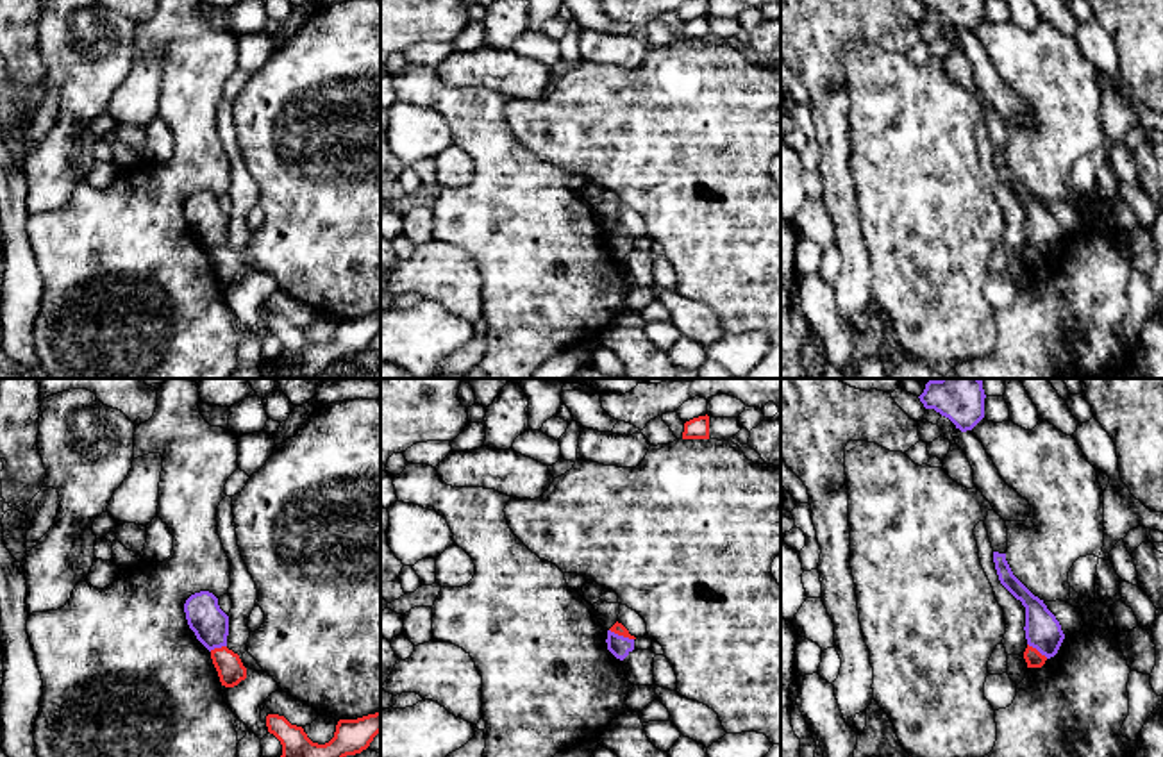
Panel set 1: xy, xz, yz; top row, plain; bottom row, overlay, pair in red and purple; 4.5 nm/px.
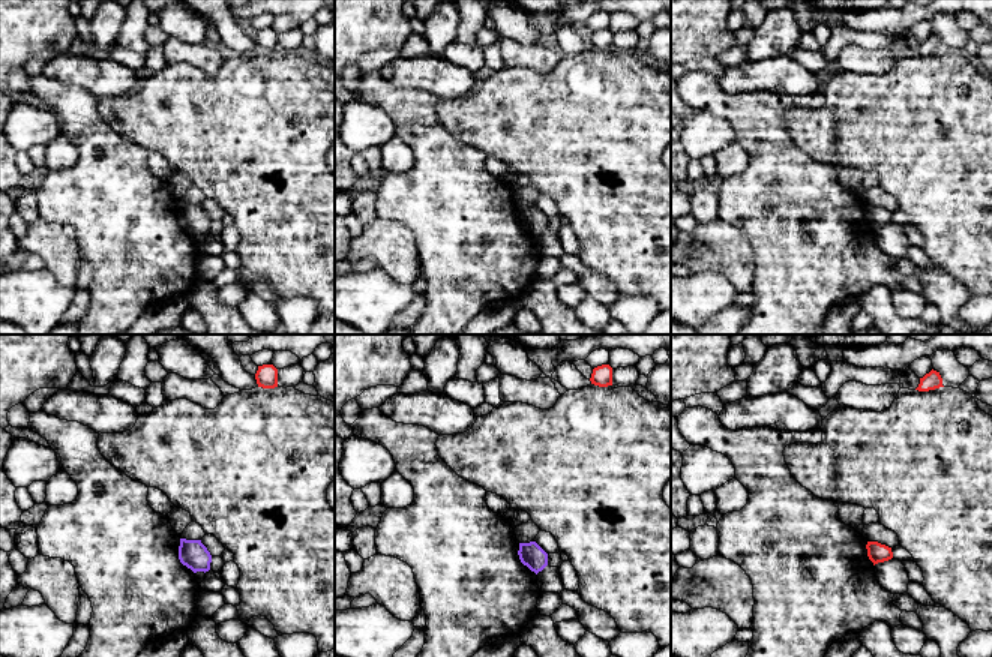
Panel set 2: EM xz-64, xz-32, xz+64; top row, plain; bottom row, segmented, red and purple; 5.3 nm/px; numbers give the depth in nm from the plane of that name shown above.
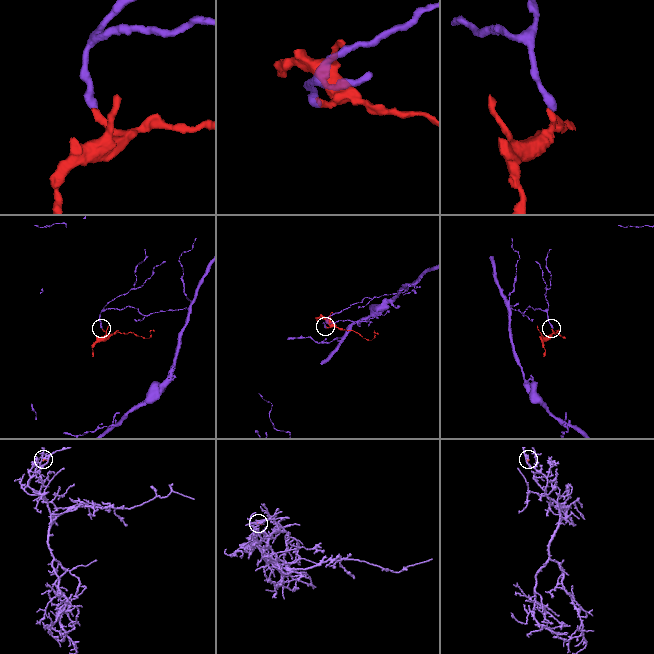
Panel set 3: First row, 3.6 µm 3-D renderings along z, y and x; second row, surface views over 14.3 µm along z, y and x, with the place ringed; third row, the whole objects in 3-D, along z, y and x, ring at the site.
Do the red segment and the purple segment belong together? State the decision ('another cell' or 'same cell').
another cell

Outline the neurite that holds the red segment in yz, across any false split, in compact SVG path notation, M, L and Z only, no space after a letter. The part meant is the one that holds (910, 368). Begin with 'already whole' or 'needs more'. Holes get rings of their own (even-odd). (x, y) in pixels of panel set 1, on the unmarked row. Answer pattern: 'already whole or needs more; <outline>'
already whole; M909 357L890 370L890 378L952 378L952 377L947 370L940 370Z

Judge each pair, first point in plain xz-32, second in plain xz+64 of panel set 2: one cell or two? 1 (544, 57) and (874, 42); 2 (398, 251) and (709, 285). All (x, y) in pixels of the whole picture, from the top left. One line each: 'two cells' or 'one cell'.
1: two cells
2: two cells

